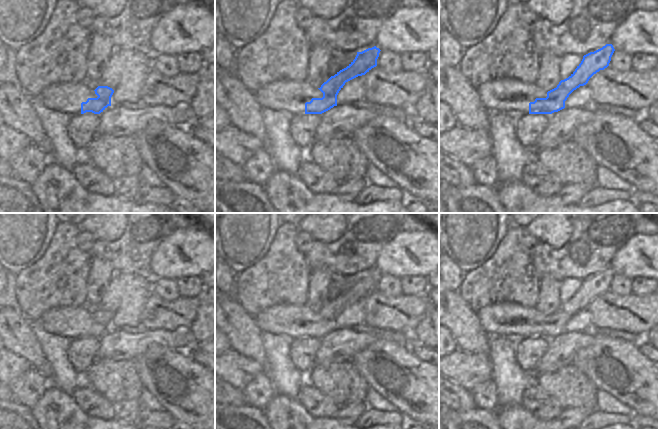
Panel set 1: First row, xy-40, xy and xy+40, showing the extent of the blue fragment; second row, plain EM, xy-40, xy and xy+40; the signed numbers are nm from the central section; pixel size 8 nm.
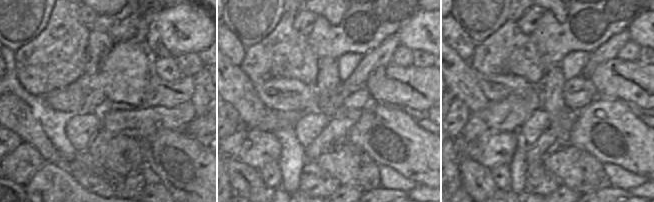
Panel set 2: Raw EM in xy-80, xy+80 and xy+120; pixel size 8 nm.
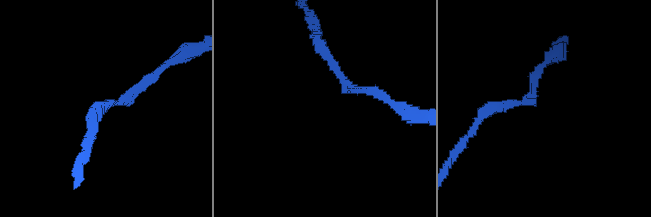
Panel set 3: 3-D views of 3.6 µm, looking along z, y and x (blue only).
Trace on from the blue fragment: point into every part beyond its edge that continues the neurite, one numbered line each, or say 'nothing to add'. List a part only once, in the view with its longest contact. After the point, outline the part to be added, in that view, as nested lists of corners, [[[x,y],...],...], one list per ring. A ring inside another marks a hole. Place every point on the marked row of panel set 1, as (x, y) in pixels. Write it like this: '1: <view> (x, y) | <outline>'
nothing to add

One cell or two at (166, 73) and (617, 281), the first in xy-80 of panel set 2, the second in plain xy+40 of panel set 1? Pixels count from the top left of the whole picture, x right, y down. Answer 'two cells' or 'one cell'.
one cell

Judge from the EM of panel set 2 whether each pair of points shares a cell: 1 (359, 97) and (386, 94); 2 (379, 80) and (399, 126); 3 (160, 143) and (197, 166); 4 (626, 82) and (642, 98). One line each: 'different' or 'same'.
1: different
2: different
3: same
4: same

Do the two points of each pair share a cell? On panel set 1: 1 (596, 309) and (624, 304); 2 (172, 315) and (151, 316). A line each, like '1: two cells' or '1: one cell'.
1: one cell
2: one cell

